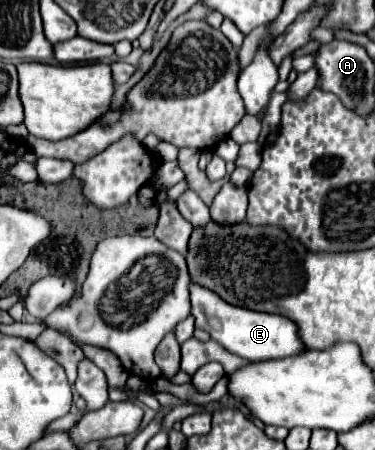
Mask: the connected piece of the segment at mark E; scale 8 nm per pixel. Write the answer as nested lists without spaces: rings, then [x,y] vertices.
[[[192,284],[190,286],[190,314],[196,320],[196,328],[210,334],[212,340],[216,340],[222,348],[226,348],[232,354],[238,354],[240,358],[246,358],[250,362],[258,360],[272,360],[272,358],[286,358],[294,356],[304,350],[304,344],[298,336],[298,328],[288,318],[282,318],[278,314],[266,314],[266,312],[254,312],[240,306],[230,306],[222,302],[214,292]]]

